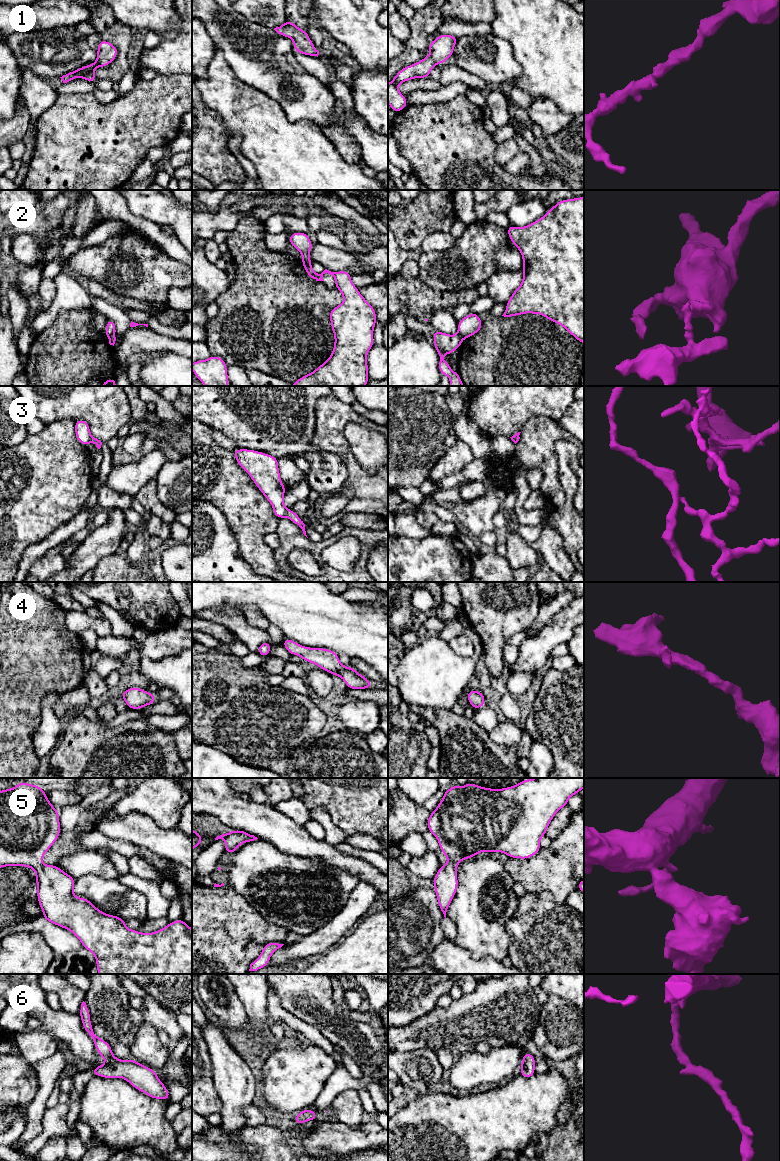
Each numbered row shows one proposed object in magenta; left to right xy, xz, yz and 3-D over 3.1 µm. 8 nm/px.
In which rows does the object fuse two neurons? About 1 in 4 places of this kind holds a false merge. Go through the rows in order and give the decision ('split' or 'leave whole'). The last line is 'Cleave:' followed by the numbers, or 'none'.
1: leave whole
2: split
3: split
4: leave whole
5: leave whole
6: leave whole
Cleave: 2, 3

